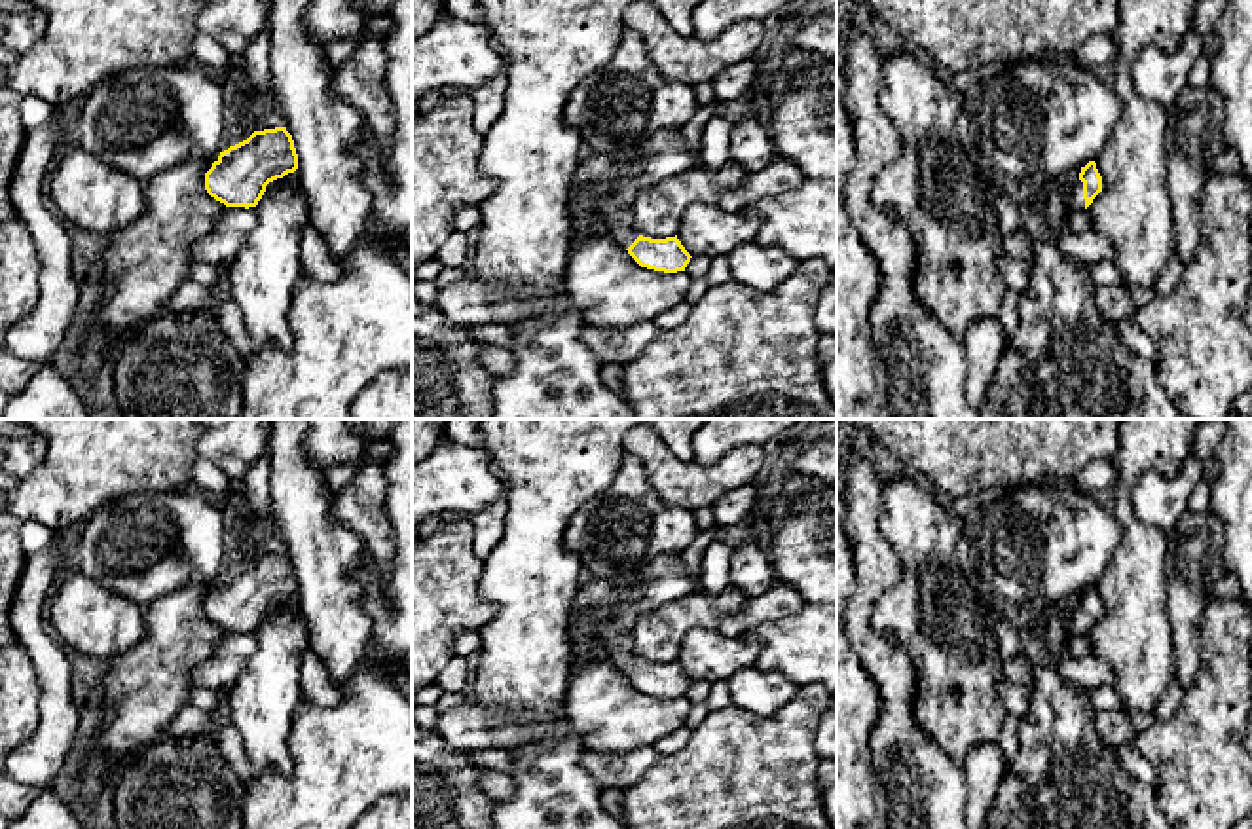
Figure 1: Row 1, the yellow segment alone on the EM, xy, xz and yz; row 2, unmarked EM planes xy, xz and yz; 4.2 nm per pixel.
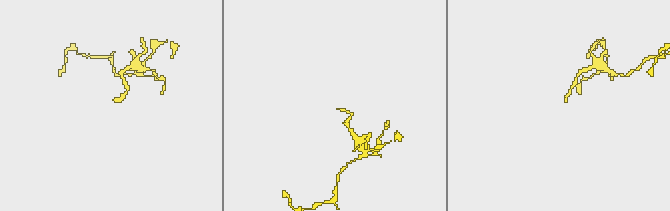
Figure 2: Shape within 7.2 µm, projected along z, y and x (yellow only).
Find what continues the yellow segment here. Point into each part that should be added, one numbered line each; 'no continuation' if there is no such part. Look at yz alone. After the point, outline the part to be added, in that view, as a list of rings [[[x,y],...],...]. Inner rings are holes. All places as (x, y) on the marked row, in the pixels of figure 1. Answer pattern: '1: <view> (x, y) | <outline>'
1: yz (1059, 205) | [[[1077,180],[1070,193],[1064,195],[1062,192],[1057,192],[1055,197],[1045,205],[1043,216],[1049,224],[1059,222],[1062,216],[1068,216],[1076,211],[1085,209],[1085,199],[1083,199],[1083,182]]]

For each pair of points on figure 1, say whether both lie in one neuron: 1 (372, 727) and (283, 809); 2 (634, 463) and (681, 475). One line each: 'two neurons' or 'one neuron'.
1: one neuron
2: two neurons

